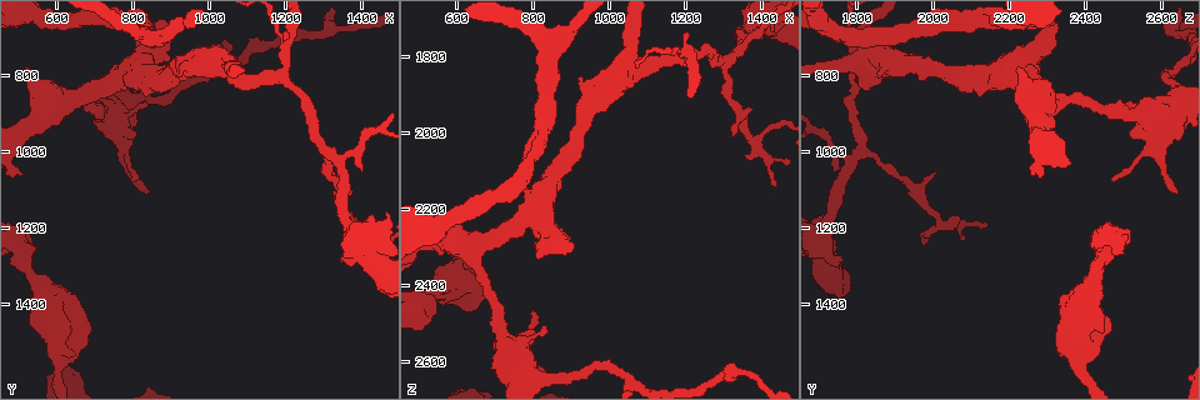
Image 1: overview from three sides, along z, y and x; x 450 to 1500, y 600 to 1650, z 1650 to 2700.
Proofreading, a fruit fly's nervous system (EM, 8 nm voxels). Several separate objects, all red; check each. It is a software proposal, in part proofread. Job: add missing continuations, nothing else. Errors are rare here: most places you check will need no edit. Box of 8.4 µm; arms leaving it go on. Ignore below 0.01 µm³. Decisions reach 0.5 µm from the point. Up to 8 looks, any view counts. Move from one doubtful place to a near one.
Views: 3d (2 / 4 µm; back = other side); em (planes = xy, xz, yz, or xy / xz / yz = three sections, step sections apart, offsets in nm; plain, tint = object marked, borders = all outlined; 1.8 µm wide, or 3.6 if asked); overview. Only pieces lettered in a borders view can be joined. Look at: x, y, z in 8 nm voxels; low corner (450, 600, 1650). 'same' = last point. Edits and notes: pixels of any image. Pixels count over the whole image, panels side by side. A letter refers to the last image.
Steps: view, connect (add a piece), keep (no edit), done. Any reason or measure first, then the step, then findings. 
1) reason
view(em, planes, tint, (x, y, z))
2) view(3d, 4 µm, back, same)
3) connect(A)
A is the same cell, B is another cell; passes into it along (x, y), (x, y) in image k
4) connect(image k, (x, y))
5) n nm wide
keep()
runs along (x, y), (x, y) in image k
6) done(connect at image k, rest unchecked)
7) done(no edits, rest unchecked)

free end
view(em, yz, step 4, borders, (1205, 700, 1740))

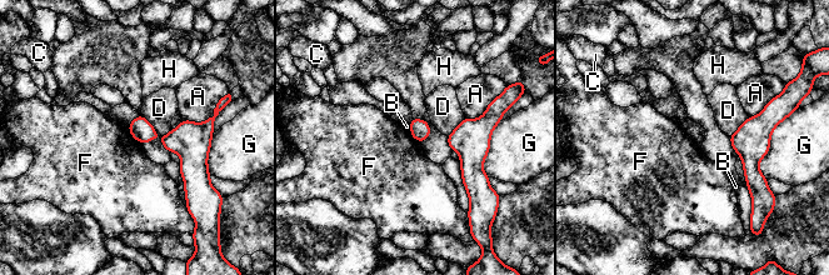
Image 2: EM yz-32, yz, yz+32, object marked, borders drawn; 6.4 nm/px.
view(em, planes, borders, same)

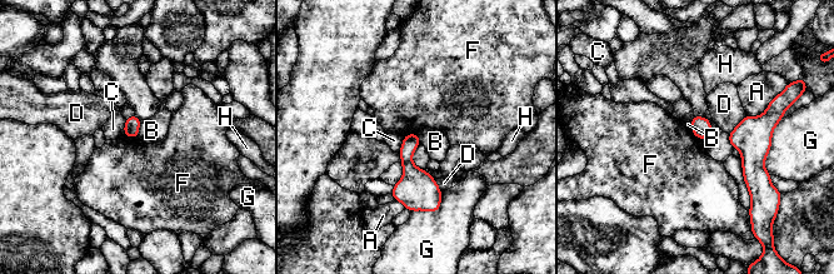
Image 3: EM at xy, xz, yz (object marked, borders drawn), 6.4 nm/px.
keep()
A, B, C, D, F, G and H are other cells; none of them fits

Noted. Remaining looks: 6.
thin end
view(em, planes, plain, (1435, 1195, 2140))

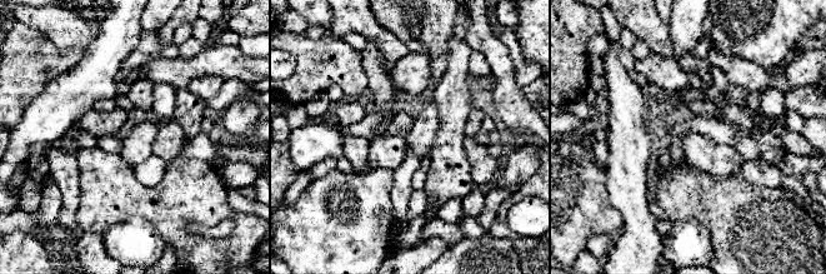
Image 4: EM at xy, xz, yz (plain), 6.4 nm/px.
view(em, planes, borders, same)

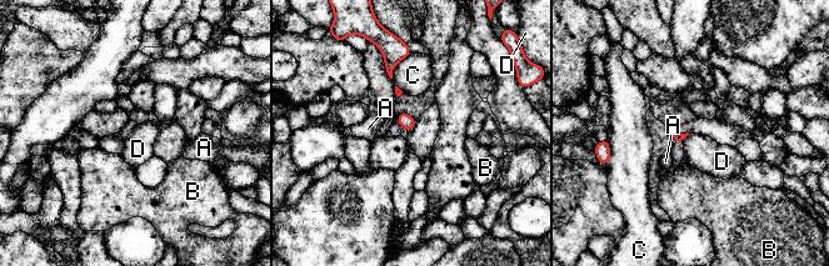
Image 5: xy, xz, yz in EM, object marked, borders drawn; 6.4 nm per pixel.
keep()
A, B, C and D are other cells; border along (417, 120), (409, 134) in image 5; no lettered piece goes on from it

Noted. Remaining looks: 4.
calibre changes
view(em, planes, borders, (605, 1565, 2375))

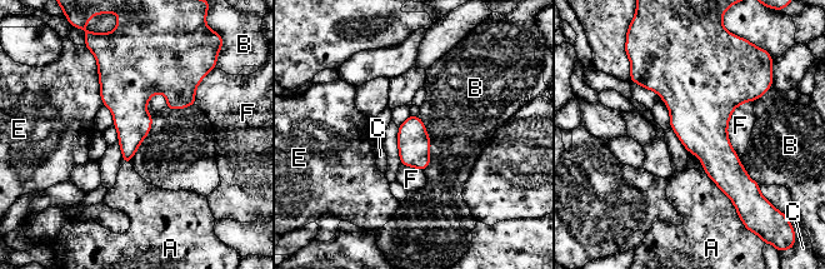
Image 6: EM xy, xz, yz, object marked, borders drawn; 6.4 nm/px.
F touches over 380 nm
keep()
A, B, C, E and F are other cells; none of them fits

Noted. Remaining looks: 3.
done(no edits, rest unchecked)

